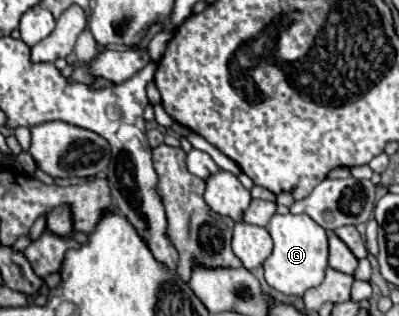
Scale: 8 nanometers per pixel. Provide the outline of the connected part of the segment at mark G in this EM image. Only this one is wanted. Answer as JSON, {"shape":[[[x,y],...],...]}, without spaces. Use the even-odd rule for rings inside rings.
{"shape":[[[275,214],[269,224],[267,224],[267,232],[273,238],[273,252],[267,258],[267,262],[263,264],[265,268],[265,280],[271,288],[275,288],[281,294],[289,294],[289,296],[303,296],[309,288],[315,288],[323,282],[323,274],[327,264],[327,256],[329,256],[329,246],[327,246],[327,234],[325,230],[311,220],[307,214]]]}

